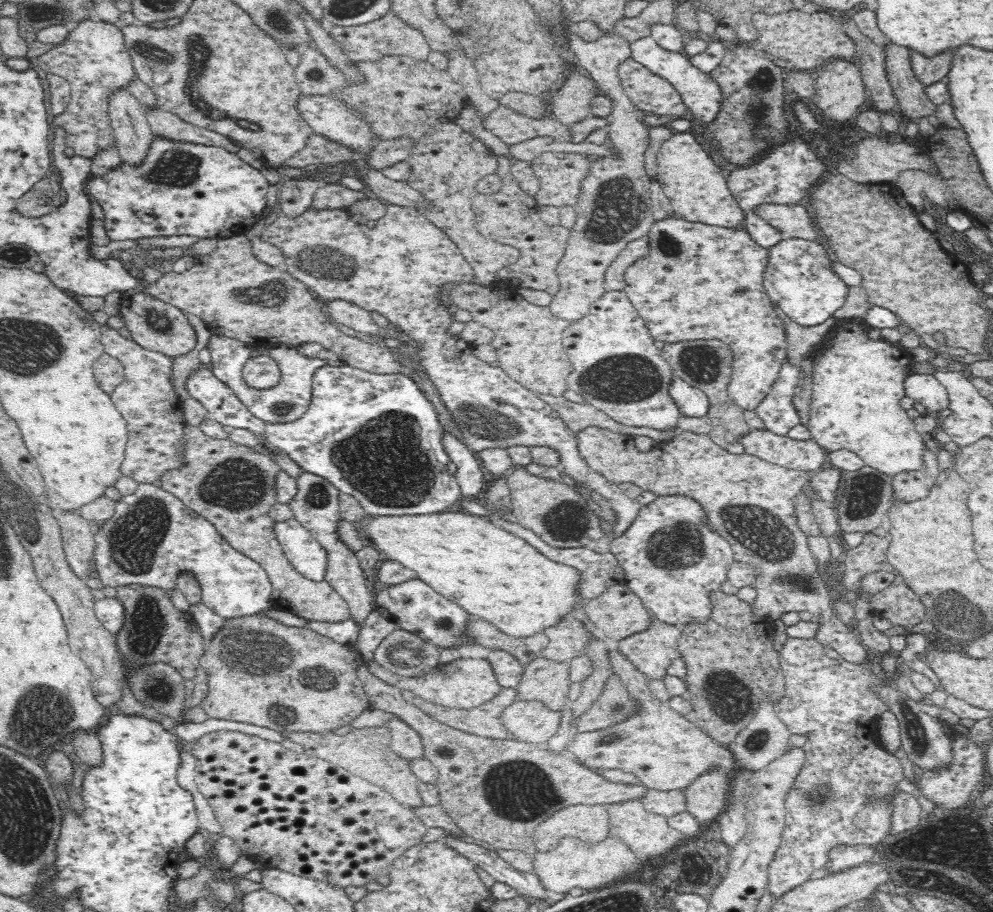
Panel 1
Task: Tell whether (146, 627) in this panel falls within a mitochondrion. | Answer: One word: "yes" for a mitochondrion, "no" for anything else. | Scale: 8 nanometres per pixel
yes

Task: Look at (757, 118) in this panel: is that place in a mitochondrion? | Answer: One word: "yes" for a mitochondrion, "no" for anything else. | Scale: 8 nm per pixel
yes

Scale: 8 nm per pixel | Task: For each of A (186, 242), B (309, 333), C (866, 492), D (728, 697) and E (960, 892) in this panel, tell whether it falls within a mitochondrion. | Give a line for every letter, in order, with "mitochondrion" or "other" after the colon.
A: other
B: other
C: mitochondrion
D: mitochondrion
E: other

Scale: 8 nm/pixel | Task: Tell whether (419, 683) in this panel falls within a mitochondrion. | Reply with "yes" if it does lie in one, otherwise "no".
no

